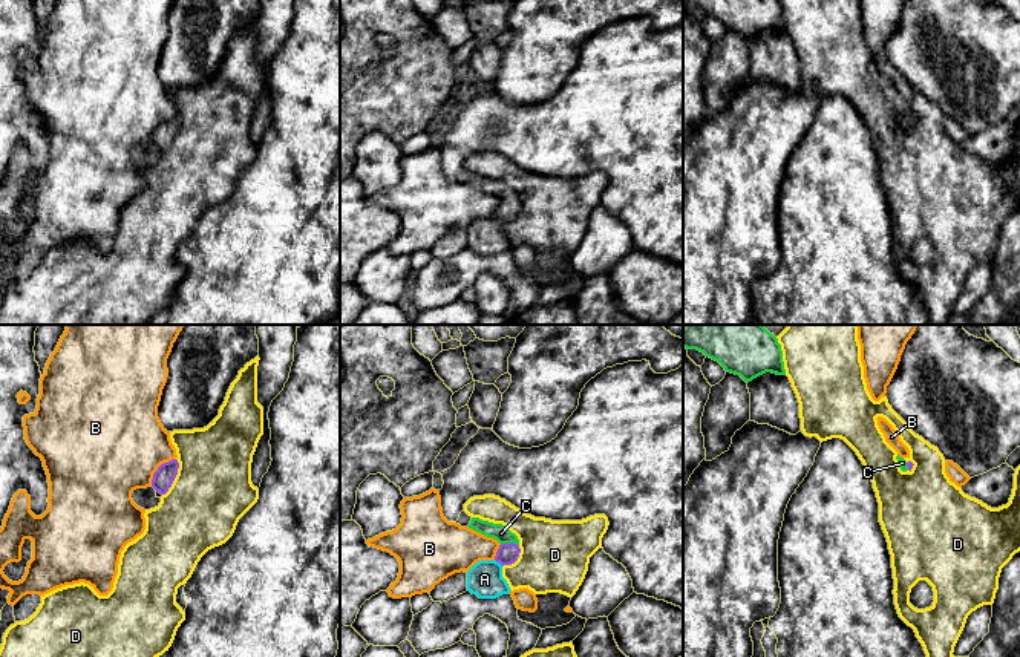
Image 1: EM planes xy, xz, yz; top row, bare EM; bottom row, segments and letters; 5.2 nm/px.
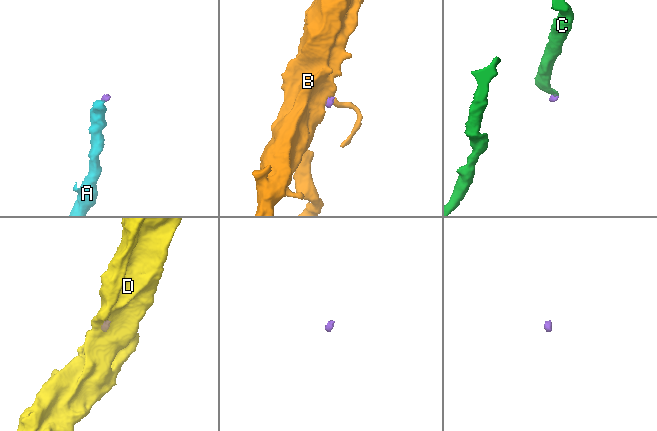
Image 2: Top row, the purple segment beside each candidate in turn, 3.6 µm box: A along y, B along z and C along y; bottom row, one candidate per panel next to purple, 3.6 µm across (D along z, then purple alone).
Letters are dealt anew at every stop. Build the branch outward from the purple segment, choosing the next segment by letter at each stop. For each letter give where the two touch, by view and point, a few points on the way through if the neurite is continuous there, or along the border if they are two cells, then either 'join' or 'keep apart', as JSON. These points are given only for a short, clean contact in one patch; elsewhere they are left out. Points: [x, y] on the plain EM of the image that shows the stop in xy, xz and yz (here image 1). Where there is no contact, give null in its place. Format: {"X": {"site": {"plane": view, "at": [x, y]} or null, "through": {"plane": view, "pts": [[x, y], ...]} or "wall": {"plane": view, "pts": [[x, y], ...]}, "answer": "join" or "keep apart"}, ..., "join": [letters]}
{"A": {"site": {"plane": "xz", "at": [500, 219]}, "through": {"plane": "xz", "pts": [[507, 210], [500, 219], [484, 236]]}, "answer": "join"}, "B": {"site": {"plane": "xy", "at": [158, 124]}, "wall": {"plane": "xy", "pts": [[175, 115], [158, 124], [150, 141]]}, "answer": "keep apart"}, "C": {"site": {"plane": "xz", "at": [512, 199]}, "through": {"plane": "xz", "pts": [[507, 210], [512, 199], [501, 190]]}, "answer": "join"}, "D": {"site": {"plane": "xy", "at": [175, 134]}, "wall": {"plane": "xy", "pts": [[176, 115], [176, 134], [163, 152]]}, "answer": "keep apart"}, "join": ["A", "C"]}

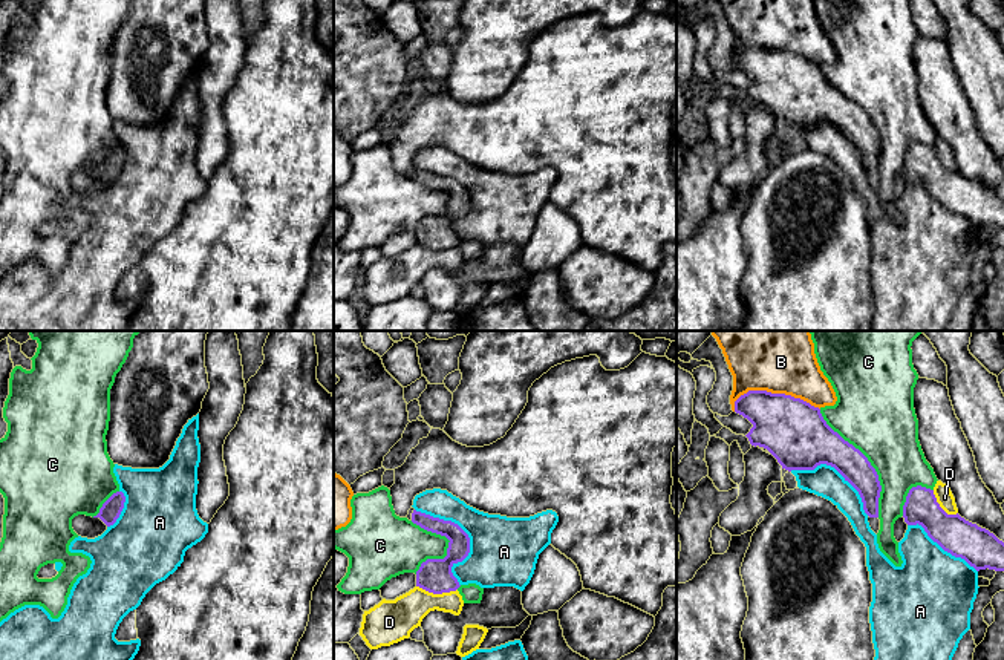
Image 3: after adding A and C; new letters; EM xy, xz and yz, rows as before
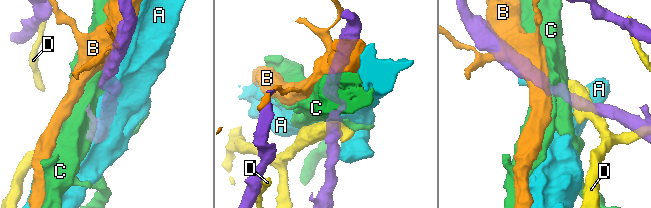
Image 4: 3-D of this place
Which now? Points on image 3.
{"A": {"site": {"plane": "xz", "at": [467, 193]}, "answer": "keep apart"}, "B": {"site": {"plane": "yz", "at": [776, 51]}, "answer": "keep apart"}, "C": {"site": {"plane": "yz", "at": [868, 118]}, "answer": "keep apart"}, "D": {"site": {"plane": "xz", "at": [436, 250]}, "answer": "keep apart"}, "join": []}

